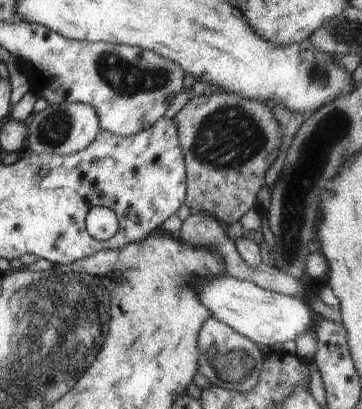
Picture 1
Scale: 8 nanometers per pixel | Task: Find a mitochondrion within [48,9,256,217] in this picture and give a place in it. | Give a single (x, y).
(126, 77)

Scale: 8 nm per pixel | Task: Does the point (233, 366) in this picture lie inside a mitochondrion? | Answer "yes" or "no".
yes

